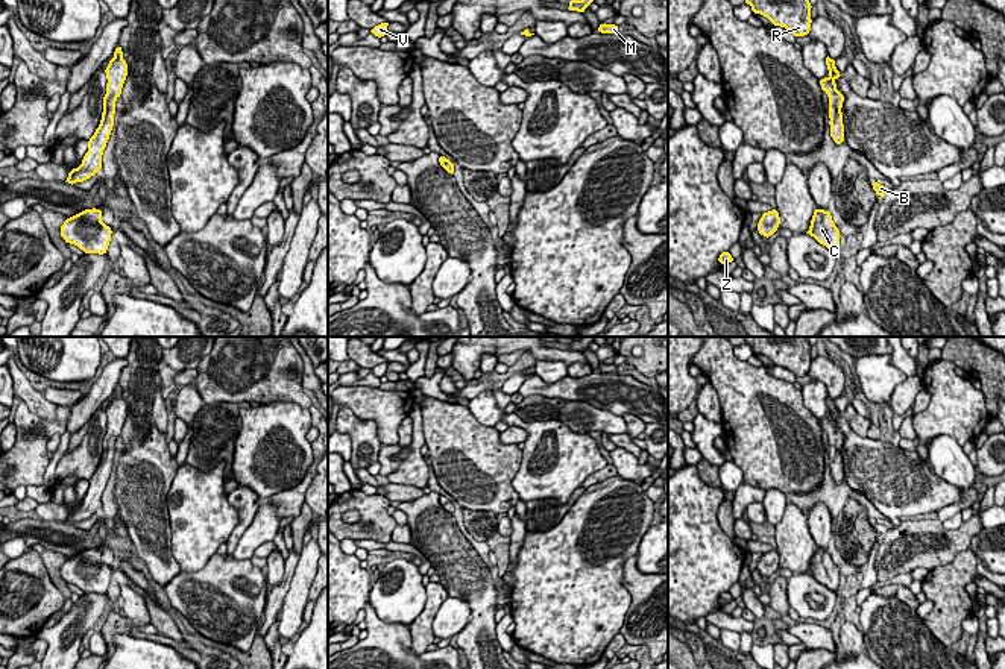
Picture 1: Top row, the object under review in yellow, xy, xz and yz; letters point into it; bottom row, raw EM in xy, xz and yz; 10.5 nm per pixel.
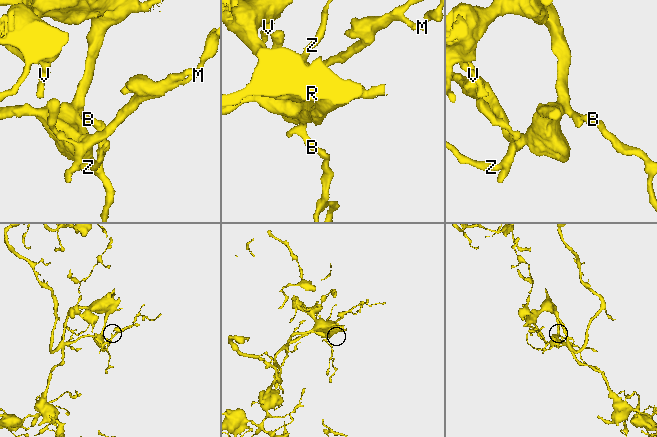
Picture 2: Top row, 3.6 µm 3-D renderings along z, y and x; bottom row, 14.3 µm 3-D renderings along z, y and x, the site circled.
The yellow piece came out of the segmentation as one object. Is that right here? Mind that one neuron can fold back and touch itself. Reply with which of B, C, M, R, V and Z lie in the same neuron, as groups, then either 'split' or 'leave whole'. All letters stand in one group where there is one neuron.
B C M R V Z | leave whole

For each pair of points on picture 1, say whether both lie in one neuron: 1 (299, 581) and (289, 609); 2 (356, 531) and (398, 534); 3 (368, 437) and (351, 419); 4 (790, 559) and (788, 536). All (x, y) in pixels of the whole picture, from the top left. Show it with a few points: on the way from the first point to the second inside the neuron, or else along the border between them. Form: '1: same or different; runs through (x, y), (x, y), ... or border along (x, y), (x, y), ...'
1: same; runs through (299, 587), (295, 603)
2: different; border along (396, 524), (390, 540)
3: same; runs through (363, 433), (354, 424)
4: same; runs through (790, 552), (790, 542)

